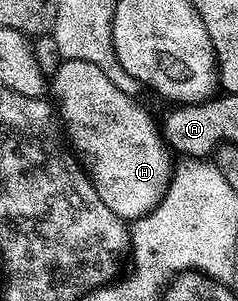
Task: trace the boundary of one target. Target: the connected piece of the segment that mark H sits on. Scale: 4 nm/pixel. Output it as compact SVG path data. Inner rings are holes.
M63 60L60 70L56 70L52 78L52 96L69 147L86 171L86 177L92 182L96 194L100 194L100 202L104 202L112 214L127 222L136 221L146 212L152 211L164 198L172 171L171 153L160 135L156 120L138 105L139 101L135 97L124 94L124 90L116 90L100 66L92 66L92 62Z

